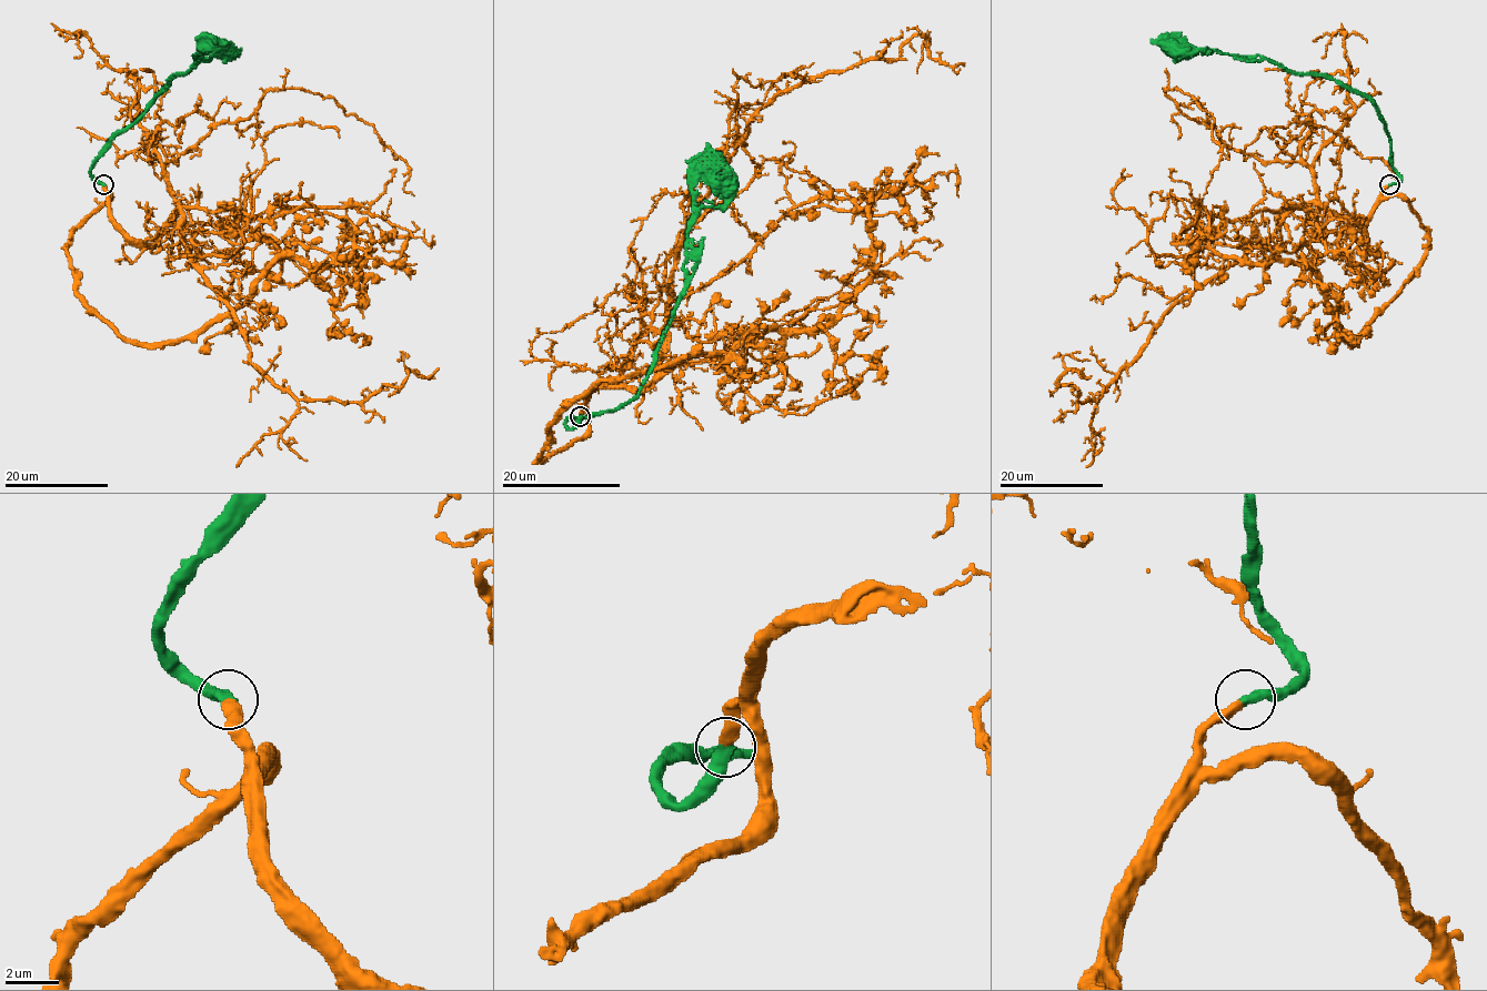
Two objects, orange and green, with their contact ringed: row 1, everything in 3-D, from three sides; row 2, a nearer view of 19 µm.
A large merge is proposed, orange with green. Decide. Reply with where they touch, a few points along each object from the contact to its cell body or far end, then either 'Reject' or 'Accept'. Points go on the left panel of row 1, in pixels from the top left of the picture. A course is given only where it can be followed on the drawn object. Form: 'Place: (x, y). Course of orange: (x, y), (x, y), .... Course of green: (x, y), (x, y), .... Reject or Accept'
Place: (103, 184). Course of orange: (103, 184), (131, 241), (153, 243), (179, 205), (249, 361), (298, 398), (367, 401), (408, 375), (398, 361). Course of green: (103, 184), (91, 175), (99, 153), (176, 74), (184, 73), (193, 64), (193, 56), (212, 40), (220, 47). Accept

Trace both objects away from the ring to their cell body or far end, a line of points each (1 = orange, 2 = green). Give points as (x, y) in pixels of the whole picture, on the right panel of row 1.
1: (1388, 184), (1366, 243), (1348, 221), (1295, 205), (1183, 297), (1096, 398), (1056, 387), (1063, 356), (1089, 361)
2: (1390, 184), (1400, 179), (1392, 140), (1367, 98), (1259, 56), (1184, 49), (1175, 40), (1171, 47)

